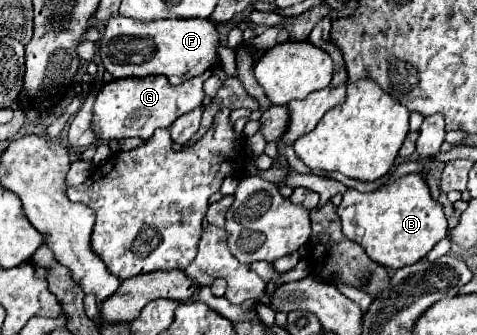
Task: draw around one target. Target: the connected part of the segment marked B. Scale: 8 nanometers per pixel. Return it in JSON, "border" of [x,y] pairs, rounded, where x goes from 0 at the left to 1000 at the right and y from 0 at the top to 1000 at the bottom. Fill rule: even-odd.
{"border":[[[876,516],[830,534],[780,576],[730,564],[709,612],[709,642],[717,654],[721,701],[751,725],[780,779],[822,809],[889,773],[893,755],[939,696],[931,618],[906,588],[893,540]]]}

